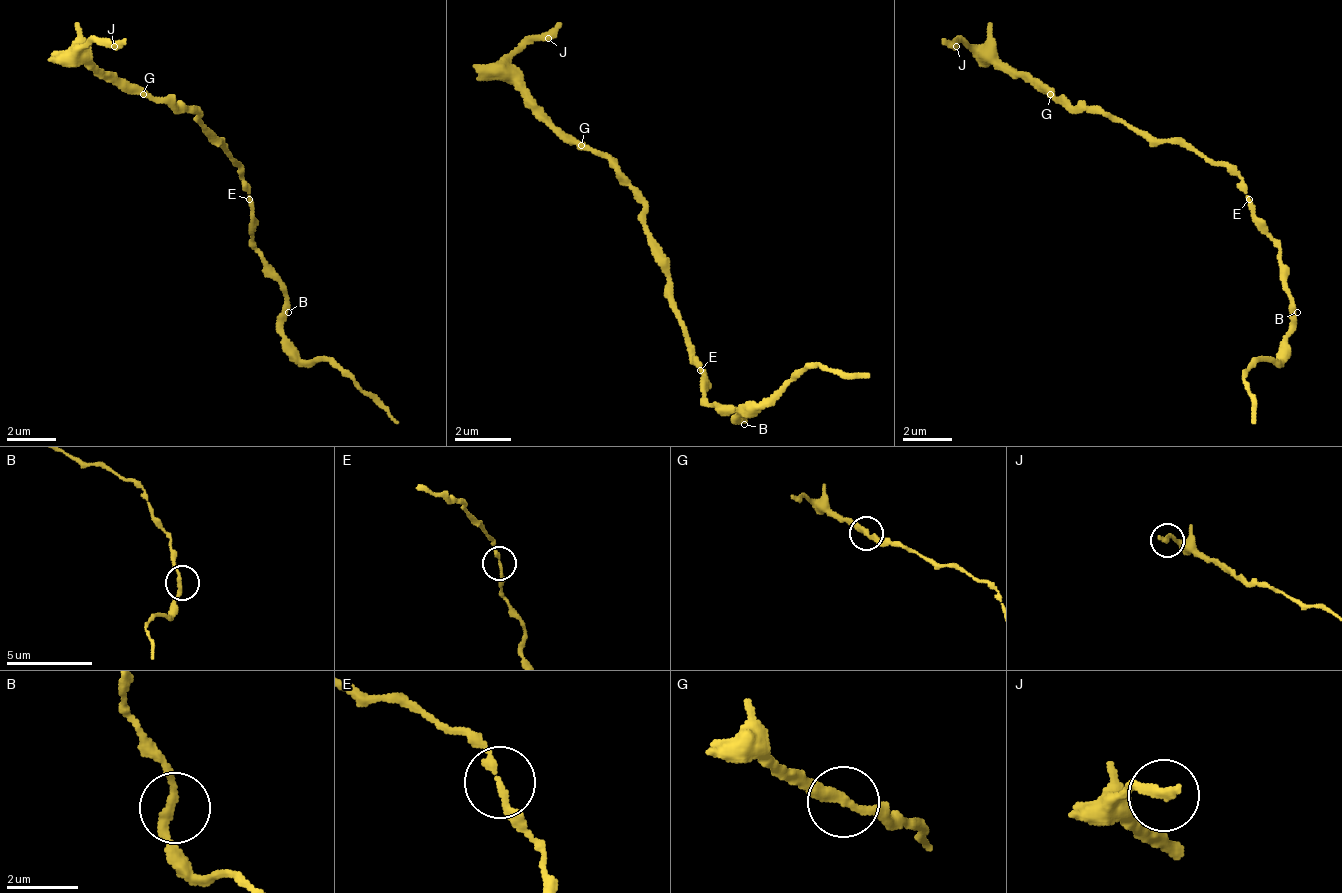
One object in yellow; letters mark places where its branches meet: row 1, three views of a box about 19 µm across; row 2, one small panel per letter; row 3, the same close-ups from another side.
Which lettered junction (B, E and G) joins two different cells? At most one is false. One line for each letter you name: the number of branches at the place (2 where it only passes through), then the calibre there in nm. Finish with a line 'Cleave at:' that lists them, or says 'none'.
Cleave at: none

